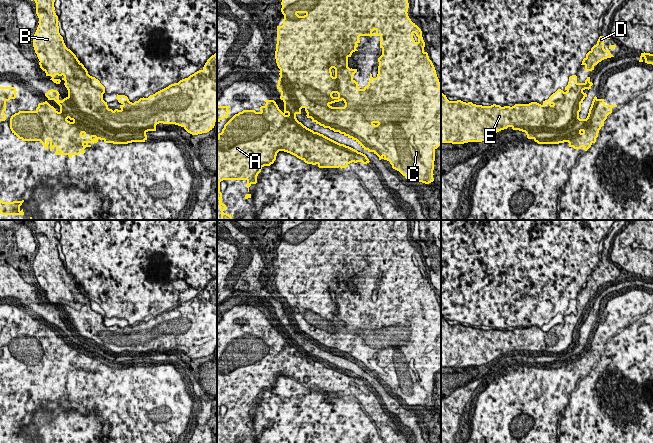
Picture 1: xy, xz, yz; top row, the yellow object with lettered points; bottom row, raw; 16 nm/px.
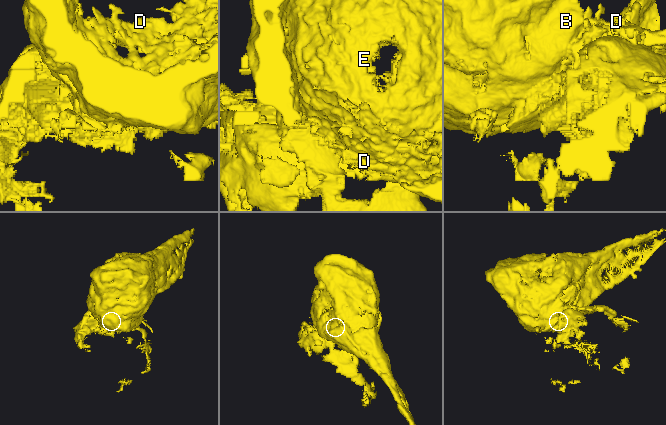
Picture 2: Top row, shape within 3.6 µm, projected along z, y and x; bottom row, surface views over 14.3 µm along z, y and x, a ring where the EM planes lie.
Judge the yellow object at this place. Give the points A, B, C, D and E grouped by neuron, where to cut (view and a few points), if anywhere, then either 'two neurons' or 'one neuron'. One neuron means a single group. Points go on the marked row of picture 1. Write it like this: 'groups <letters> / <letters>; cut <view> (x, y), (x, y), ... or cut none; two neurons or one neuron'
groups A D / B C E; cut xz (305, 108), (327, 122), (340, 121), (383, 155); two neurons

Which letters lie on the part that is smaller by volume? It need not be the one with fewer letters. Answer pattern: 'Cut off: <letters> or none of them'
Cut off: A, D

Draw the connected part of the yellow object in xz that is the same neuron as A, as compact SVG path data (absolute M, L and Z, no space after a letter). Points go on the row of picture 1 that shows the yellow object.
M281 70L279 71L277 89L281 92L280 99L284 102L282 112L274 100L265 100L266 104L260 111L243 110L235 114L217 137L217 199L221 211L221 220L232 220L233 214L223 211L227 208L222 203L220 182L223 180L246 180L247 188L257 183L257 176L264 166L270 166L276 160L277 153L284 151L303 160L307 164L318 165L319 168L346 168L350 163L369 163L367 156L357 150L340 144L323 134L314 132L304 126L296 118L303 108L292 89L292 85Z

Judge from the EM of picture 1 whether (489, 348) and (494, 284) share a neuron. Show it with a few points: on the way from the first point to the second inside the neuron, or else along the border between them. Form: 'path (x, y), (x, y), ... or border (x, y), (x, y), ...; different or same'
path (496, 332), (499, 329), (497, 327), (497, 300); same

